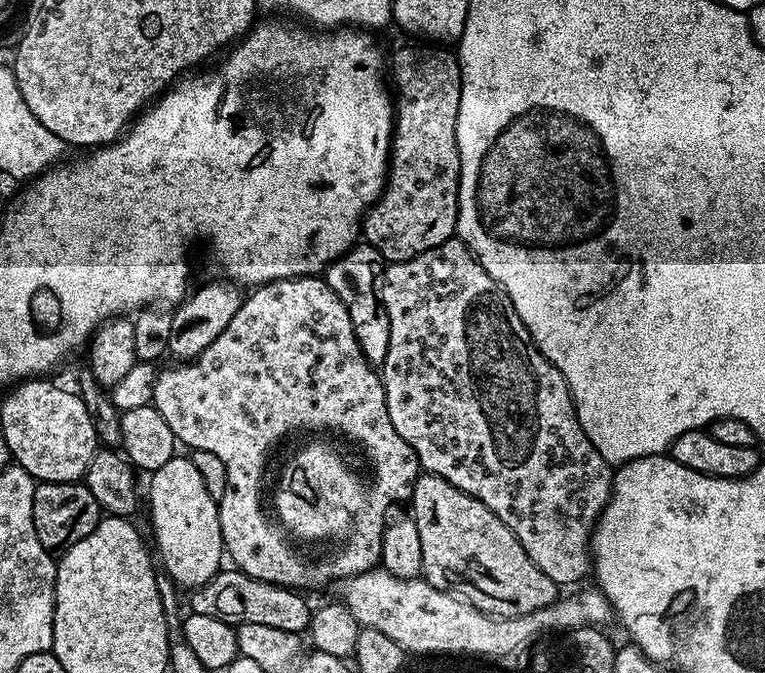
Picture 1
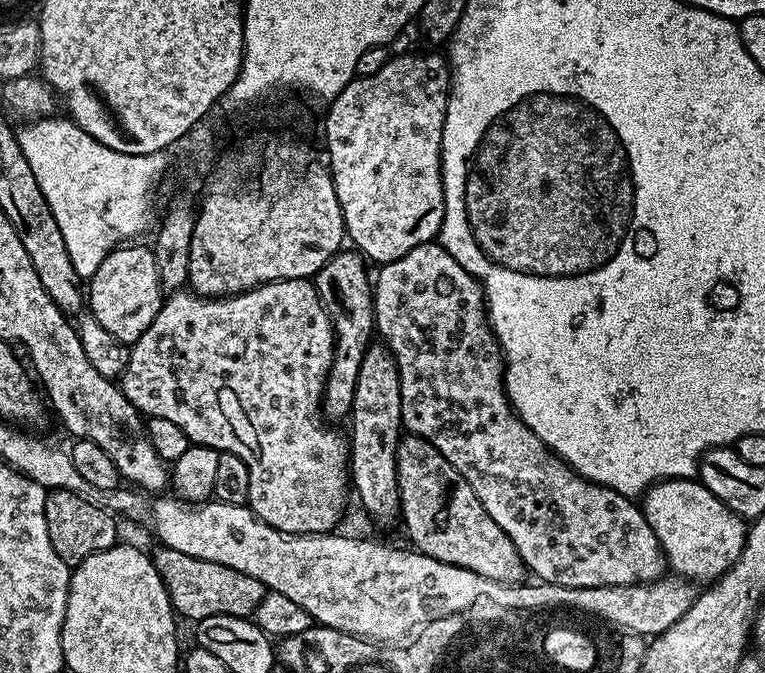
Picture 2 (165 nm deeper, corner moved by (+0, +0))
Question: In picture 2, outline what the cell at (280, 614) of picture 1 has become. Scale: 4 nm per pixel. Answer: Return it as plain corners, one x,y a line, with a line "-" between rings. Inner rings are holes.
157,547
157,552
151,553
154,566
166,586
166,594
172,603
172,611
177,617
184,616
191,622
199,622
211,616
242,616
251,617
256,611
258,602
262,602
265,586
258,578
250,578
250,574
241,574
238,570
230,570
230,566
218,566
218,562
206,562
202,558
190,558
190,554
182,554
179,550

